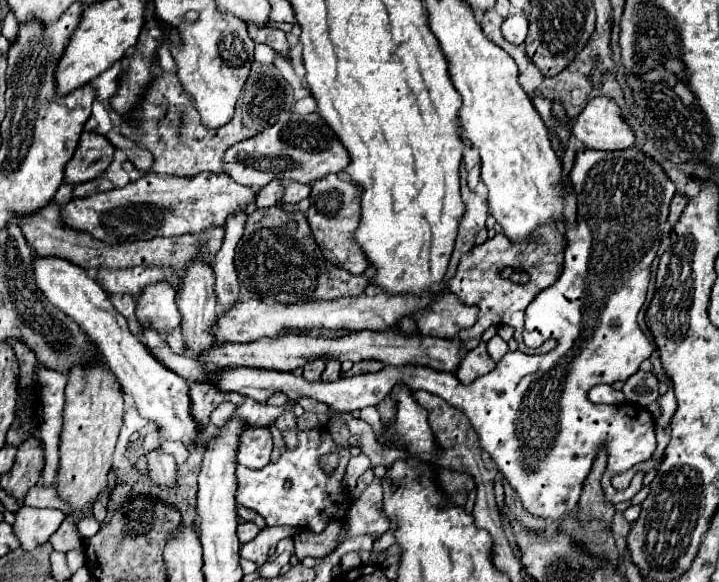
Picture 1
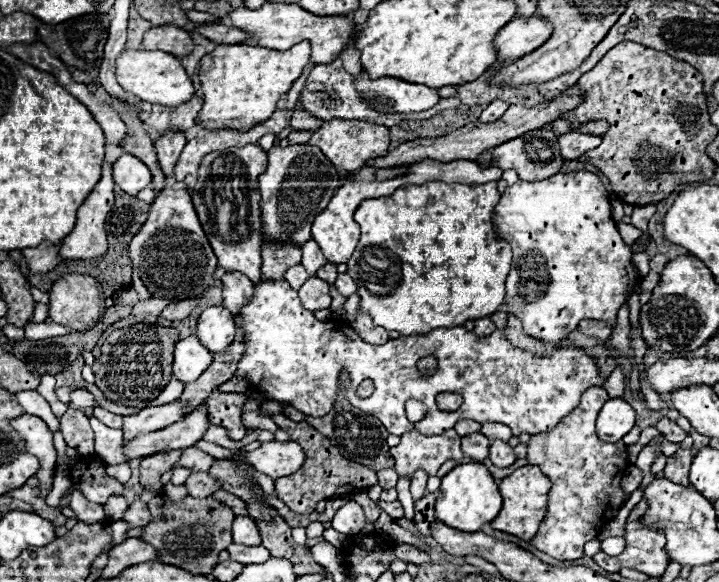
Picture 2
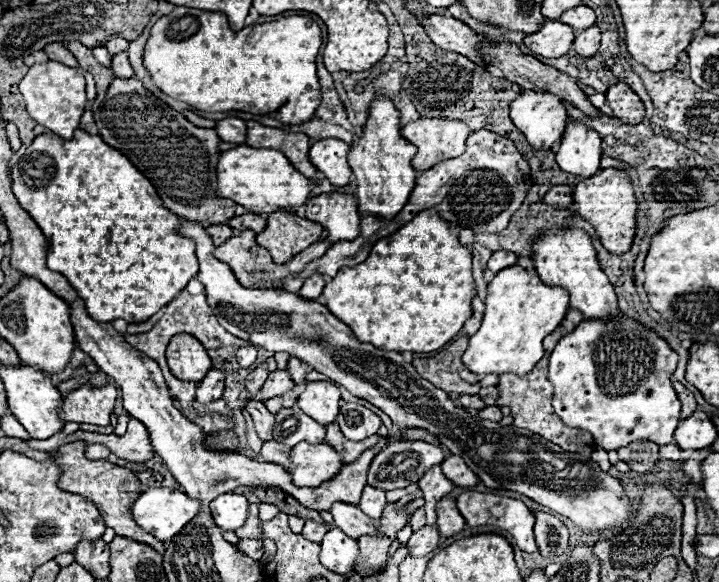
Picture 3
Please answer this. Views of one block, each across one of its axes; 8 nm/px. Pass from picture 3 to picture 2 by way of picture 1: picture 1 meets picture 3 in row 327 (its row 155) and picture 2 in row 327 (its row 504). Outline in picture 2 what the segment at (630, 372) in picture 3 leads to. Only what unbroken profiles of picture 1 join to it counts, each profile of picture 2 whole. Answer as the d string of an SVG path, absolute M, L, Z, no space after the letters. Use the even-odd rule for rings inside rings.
M592 172L554 174L540 182L516 182L508 186L492 214L500 238L512 246L512 270L506 280L506 304L510 314L522 320L524 332L550 344L566 340L582 318L616 324L616 312L636 290L640 278L632 266L632 248L626 248L610 214L604 184Z

